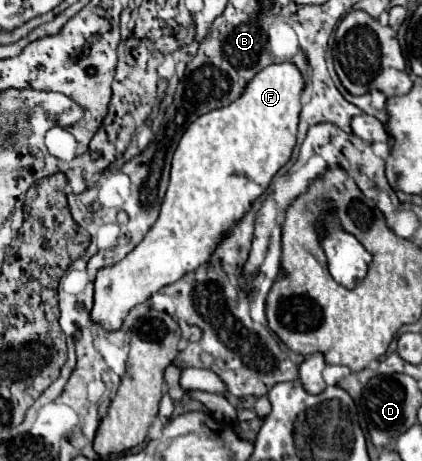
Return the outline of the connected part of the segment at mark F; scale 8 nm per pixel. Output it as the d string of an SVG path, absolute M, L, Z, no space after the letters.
M284 61L268 65L252 77L252 81L246 85L236 101L232 101L228 107L210 111L188 125L172 159L170 185L160 209L160 217L150 227L146 237L122 261L102 267L96 273L94 305L90 309L90 317L94 323L98 323L104 331L118 331L130 309L146 303L158 289L178 281L190 271L196 271L208 261L220 237L242 219L250 203L266 191L276 171L290 159L292 147L296 145L302 89L304 77L294 63Z

